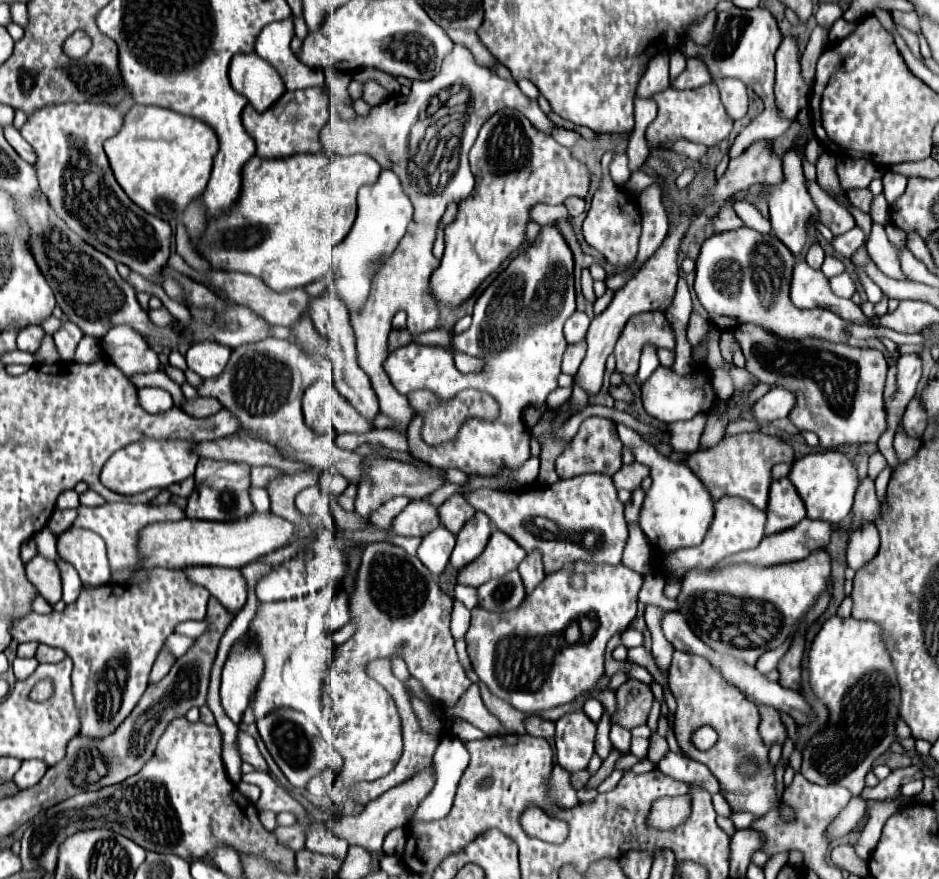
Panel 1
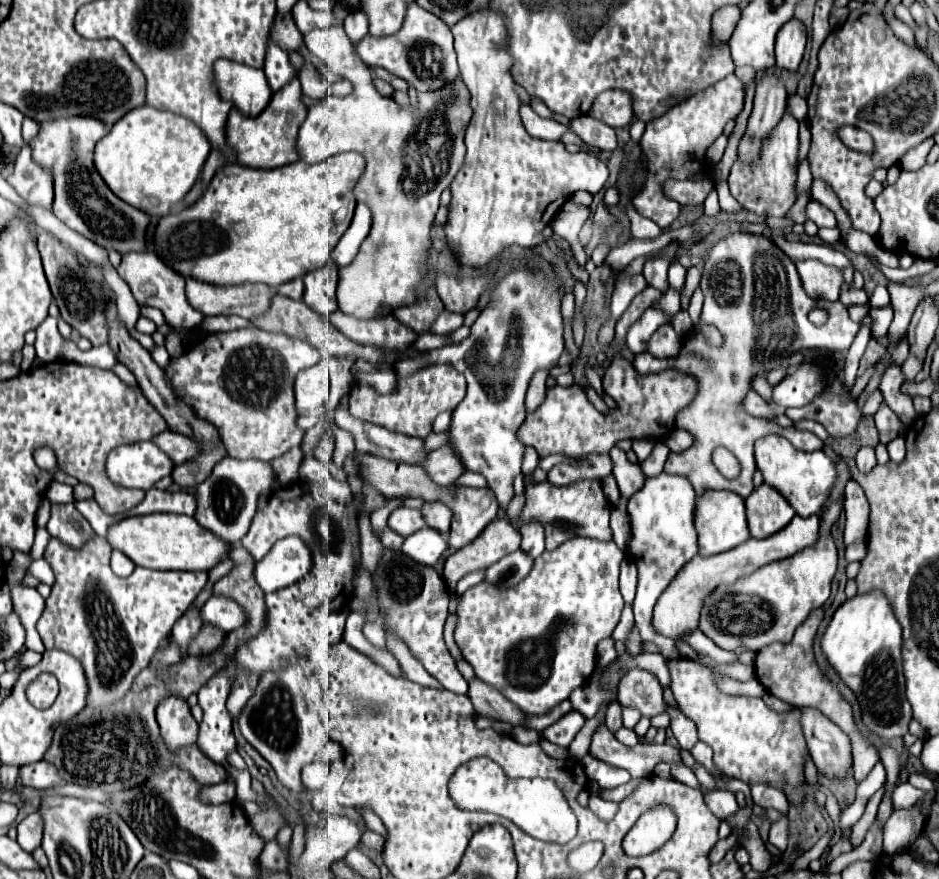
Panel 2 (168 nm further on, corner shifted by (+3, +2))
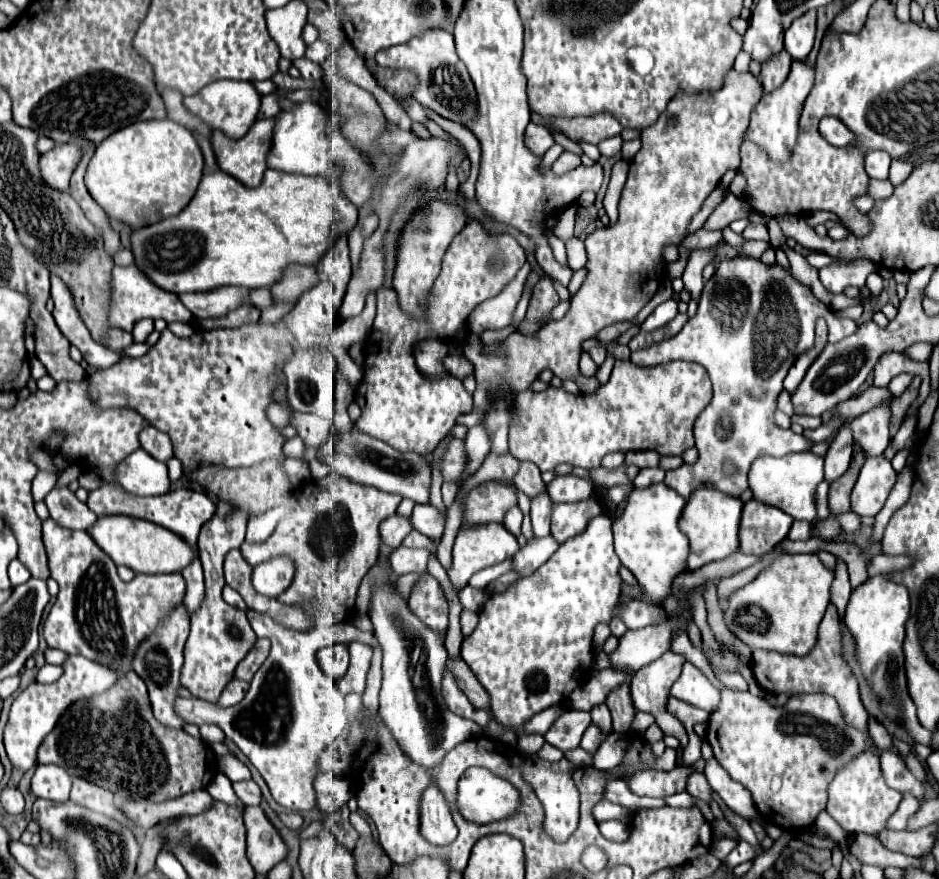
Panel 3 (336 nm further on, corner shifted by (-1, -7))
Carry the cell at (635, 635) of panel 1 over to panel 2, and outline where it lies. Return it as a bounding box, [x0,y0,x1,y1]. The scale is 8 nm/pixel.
[627,472,697,658]

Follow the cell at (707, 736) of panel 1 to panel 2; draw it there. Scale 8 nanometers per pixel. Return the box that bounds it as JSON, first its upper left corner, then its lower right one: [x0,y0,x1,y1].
[667,658,807,804]

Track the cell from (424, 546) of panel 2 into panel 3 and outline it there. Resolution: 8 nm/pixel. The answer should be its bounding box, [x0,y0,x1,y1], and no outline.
[389,547,429,575]

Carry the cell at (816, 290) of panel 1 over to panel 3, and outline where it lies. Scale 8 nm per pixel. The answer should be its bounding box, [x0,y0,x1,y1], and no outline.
[819,259,879,293]

